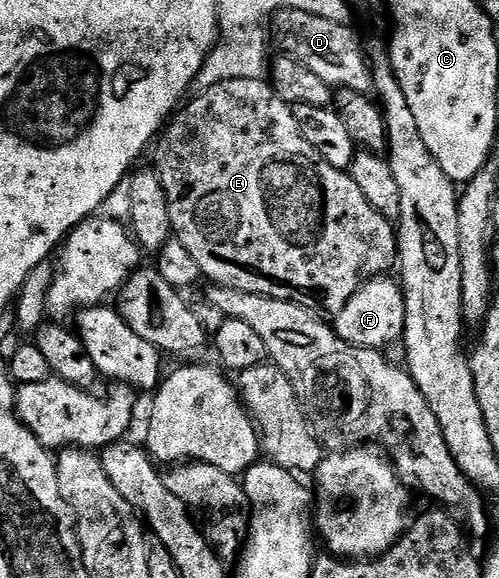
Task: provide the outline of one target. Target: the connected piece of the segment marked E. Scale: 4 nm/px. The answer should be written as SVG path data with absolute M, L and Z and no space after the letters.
M224 78L210 84L212 86L204 94L197 95L191 103L188 101L166 123L158 139L159 147L158 142L154 147L156 150L153 166L159 171L159 179L169 200L169 216L174 237L181 244L185 244L189 256L197 260L199 273L204 279L208 278L208 283L237 288L241 292L260 294L266 298L285 300L312 312L328 314L327 316L340 314L364 282L386 275L387 269L396 265L399 257L399 239L392 219L381 216L381 212L377 212L377 208L373 208L369 200L365 200L361 188L357 188L348 171L333 168L333 164L329 164L329 160L325 160L321 152L317 152L313 144L305 140L299 122L295 119L294 109L280 100L270 81L262 78Z

